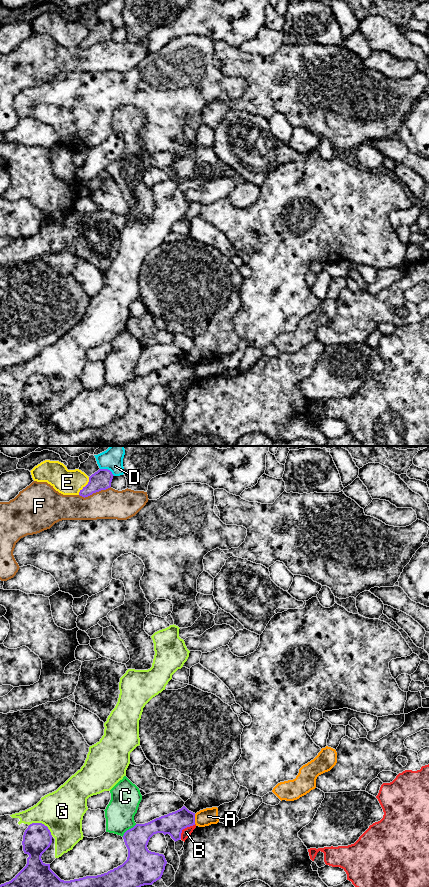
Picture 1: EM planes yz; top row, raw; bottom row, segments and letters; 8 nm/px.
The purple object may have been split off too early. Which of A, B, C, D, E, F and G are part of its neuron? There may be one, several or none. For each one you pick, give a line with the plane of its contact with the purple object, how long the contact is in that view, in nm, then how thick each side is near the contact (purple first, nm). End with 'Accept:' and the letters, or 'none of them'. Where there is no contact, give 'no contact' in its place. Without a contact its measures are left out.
Accept: none of them

